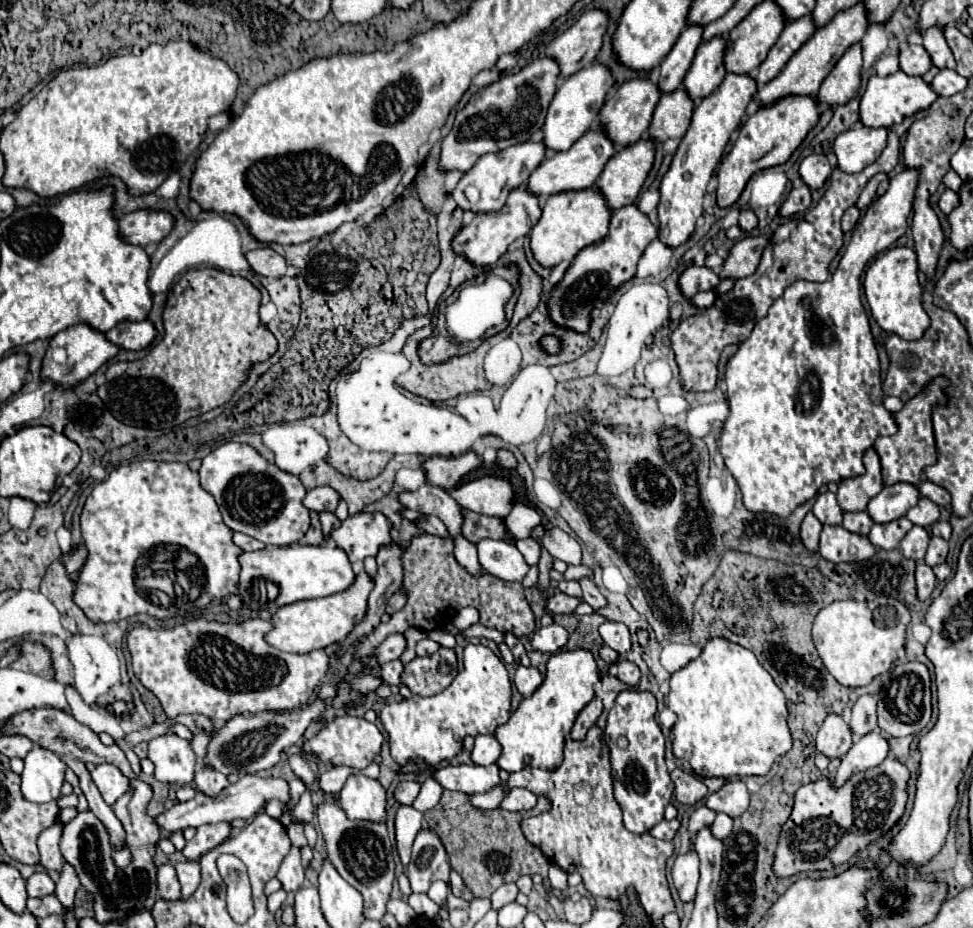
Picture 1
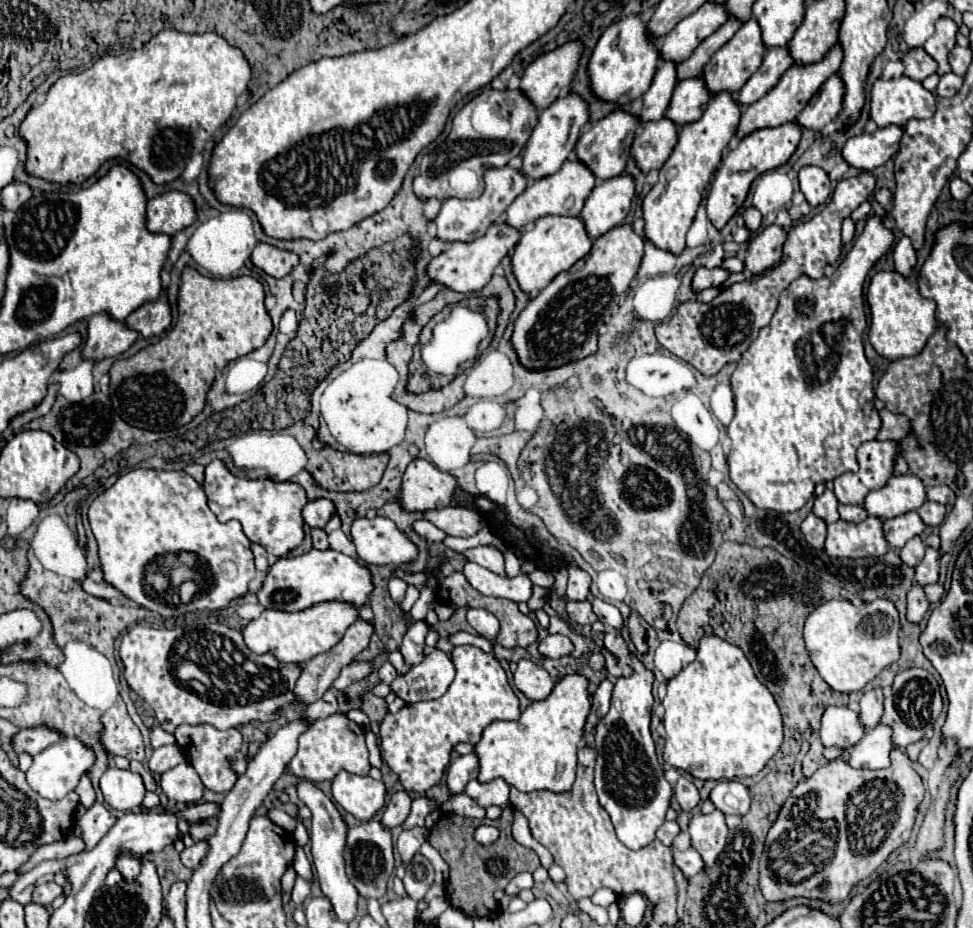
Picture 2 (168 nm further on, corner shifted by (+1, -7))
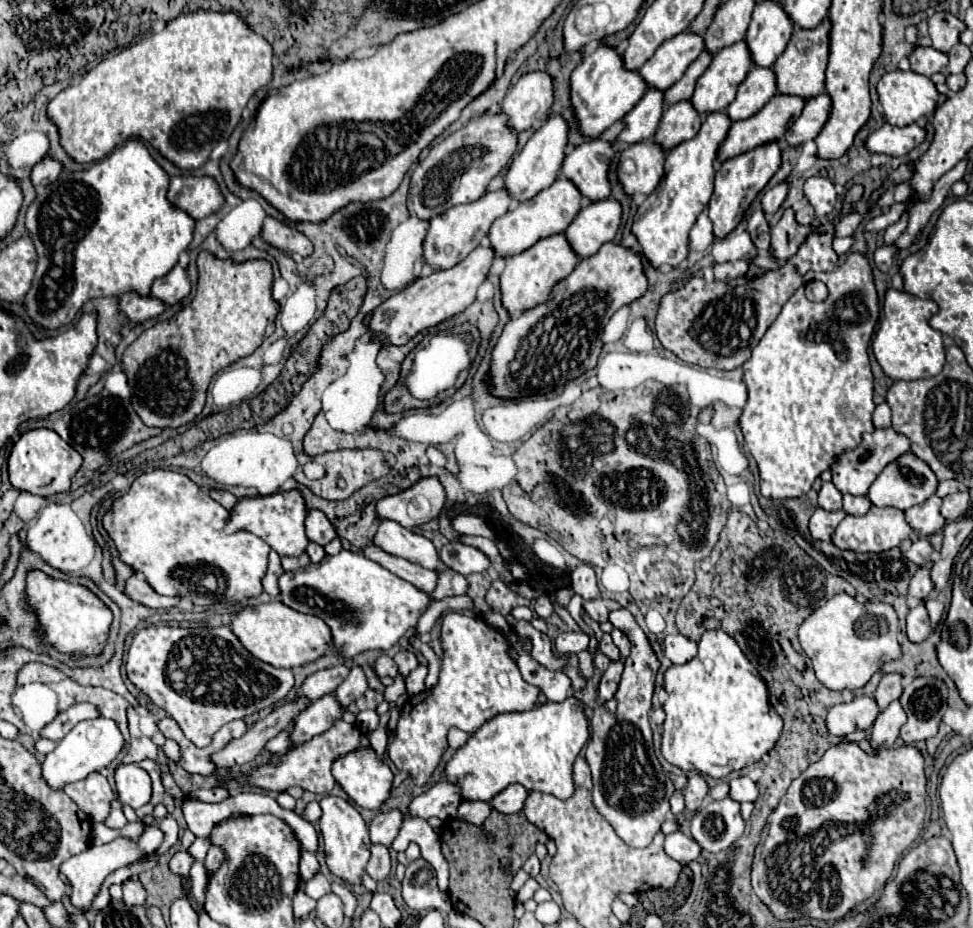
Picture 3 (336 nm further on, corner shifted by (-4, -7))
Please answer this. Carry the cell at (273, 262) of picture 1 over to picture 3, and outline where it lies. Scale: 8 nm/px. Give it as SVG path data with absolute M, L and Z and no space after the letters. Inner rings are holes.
M265 217L261 235L263 235L263 239L267 243L271 243L271 245L283 249L283 251L297 253L301 257L307 257L313 251L311 241L301 231L289 227L287 223L283 223L283 221L275 219L275 217Z

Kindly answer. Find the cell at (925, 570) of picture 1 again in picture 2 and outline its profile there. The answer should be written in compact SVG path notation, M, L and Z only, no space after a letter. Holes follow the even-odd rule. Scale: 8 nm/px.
M914 583L912 589L908 591L908 621L918 623L926 615L928 607L930 603L926 599L924 587L918 587L918 583Z

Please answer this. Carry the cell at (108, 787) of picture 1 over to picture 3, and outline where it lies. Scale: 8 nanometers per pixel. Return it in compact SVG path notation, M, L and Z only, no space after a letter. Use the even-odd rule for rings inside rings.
M135 763L115 769L115 785L119 799L133 809L143 807L151 799L151 777Z

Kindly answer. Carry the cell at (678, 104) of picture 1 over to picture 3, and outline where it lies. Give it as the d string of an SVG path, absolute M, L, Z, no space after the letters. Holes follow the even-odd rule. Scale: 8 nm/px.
M653 141L635 143L623 149L617 168L623 193L629 197L653 193L663 177L663 163L665 151Z

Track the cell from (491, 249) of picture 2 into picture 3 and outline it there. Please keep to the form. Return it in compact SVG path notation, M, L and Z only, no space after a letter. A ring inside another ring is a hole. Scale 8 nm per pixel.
M485 245L485 247L477 247L475 251L471 251L453 269L431 273L427 277L417 279L413 285L409 285L403 291L385 299L373 311L371 321L369 321L369 335L379 339L383 347L405 345L419 331L435 327L435 325L463 313L475 301L475 293L477 293L479 285L485 281L491 263L493 263L493 249L489 245Z

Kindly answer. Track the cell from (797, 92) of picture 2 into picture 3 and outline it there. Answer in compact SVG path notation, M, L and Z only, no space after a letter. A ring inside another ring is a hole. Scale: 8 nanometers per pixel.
M781 93L773 95L771 101L769 101L757 115L753 115L753 117L749 117L749 119L743 119L743 121L735 121L735 123L729 127L729 133L727 133L725 141L723 141L721 147L719 147L717 159L719 159L719 161L727 161L727 159L731 159L731 157L735 157L735 155L741 155L741 153L745 153L745 151L751 151L751 149L755 149L755 147L759 147L759 145L779 141L779 139L785 135L785 131L791 127L791 123L801 115L803 107L805 107L805 101L803 101L801 97L781 95Z

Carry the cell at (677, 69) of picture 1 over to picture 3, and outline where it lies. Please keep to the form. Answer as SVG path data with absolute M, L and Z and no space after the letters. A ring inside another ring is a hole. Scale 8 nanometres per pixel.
M649 89L639 99L639 103L623 117L625 129L617 135L615 143L633 145L633 143L649 141L659 127L661 115L663 115L663 93Z

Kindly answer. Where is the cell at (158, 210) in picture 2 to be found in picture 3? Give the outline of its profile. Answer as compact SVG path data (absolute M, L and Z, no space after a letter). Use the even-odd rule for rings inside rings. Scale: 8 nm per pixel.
M179 175L171 179L169 199L193 219L203 219L225 205L225 197L213 177Z

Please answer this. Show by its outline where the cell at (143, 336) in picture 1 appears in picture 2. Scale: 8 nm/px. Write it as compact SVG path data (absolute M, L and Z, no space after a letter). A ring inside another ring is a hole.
M158 299L154 303L144 303L132 315L128 315L124 323L126 327L134 327L140 337L152 339L164 333L170 327L170 321L170 305L164 299Z

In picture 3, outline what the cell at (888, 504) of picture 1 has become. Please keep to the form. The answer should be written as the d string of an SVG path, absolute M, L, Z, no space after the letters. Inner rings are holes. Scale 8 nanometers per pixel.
M909 451L909 453L903 453L899 459L891 461L877 475L875 483L871 483L871 487L867 491L867 497L877 507L895 507L895 509L905 511L905 509L929 499L935 493L937 483L939 481L935 479L935 473L931 471L931 467L927 467L927 463L923 463L921 459L915 459L915 455L911 455L911 451Z

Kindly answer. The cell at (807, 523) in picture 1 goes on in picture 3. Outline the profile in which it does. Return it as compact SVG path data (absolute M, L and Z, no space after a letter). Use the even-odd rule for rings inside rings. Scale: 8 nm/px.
M821 507L813 513L811 521L809 521L809 529L811 529L811 535L813 539L821 539L821 541L829 541L835 527L843 521L847 513L843 509L839 511L823 511Z

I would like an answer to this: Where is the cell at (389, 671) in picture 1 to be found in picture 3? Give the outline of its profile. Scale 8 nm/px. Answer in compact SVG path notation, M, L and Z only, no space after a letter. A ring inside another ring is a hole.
M381 655L377 657L377 661L373 663L373 669L379 677L395 677L397 675L397 667L395 661L389 655Z

